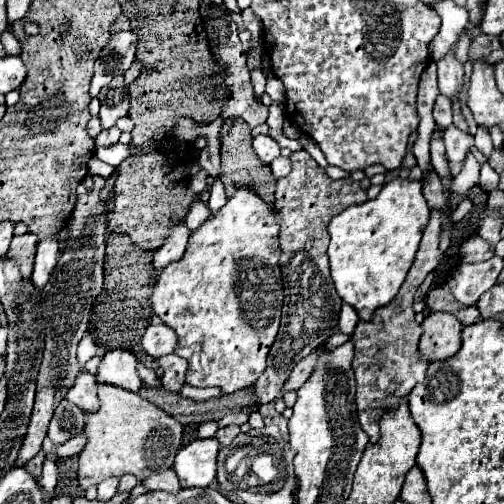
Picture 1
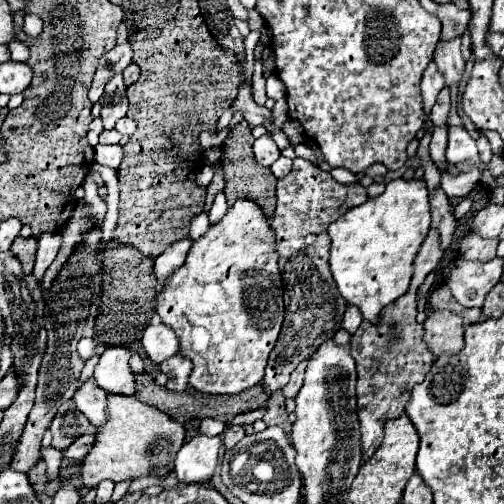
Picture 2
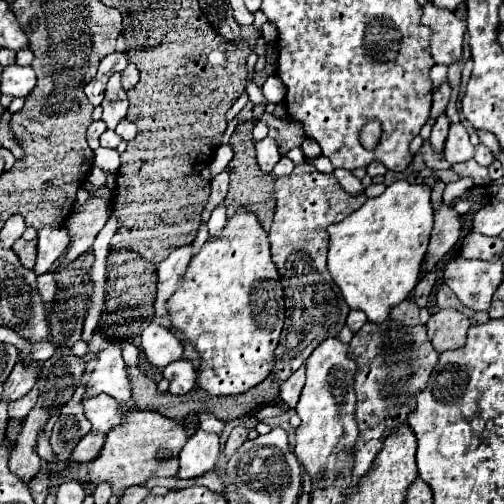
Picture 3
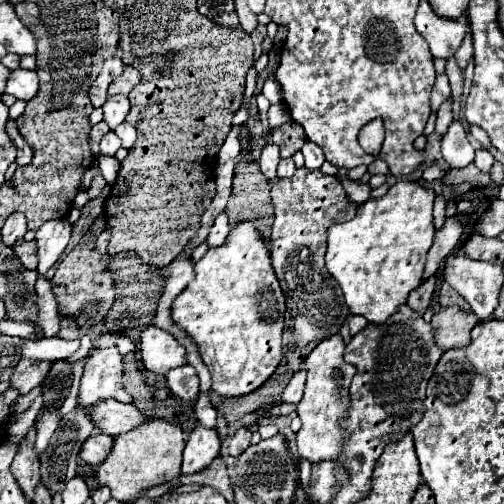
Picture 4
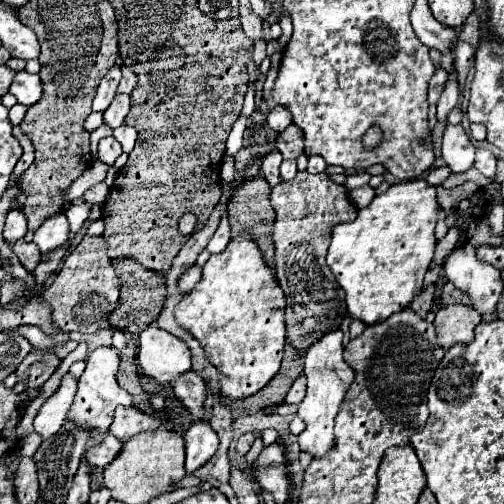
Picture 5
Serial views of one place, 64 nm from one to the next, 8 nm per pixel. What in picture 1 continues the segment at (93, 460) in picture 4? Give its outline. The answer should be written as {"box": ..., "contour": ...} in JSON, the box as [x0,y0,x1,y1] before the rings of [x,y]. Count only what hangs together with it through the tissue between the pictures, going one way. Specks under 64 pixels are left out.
{"box":[56,434,84,458],"contour":[[[78,434],[78,436],[70,438],[68,442],[60,444],[60,446],[56,448],[56,454],[58,454],[60,458],[68,458],[68,456],[76,456],[78,452],[82,452],[82,448],[84,448],[84,436]]]}

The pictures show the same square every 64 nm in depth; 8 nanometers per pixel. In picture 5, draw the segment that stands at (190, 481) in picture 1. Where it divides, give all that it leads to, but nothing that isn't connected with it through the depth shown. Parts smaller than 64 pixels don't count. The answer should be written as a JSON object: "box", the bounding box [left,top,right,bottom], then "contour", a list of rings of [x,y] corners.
{"box":[186,422,218,474],"contour":[[[194,422],[186,434],[186,474],[202,468],[218,450],[218,436],[208,422]]]}

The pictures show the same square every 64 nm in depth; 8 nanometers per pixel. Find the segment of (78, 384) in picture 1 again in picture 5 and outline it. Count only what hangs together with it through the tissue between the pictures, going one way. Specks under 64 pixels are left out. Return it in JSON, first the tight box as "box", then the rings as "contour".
{"box":[108,406,162,440],"contour":[[[118,406],[114,410],[114,422],[108,426],[108,432],[120,440],[128,438],[128,436],[134,436],[136,432],[142,432],[142,430],[154,430],[158,428],[162,422],[158,418],[152,418],[144,412],[140,412],[138,408],[130,406],[130,408],[124,408],[124,406]]]}

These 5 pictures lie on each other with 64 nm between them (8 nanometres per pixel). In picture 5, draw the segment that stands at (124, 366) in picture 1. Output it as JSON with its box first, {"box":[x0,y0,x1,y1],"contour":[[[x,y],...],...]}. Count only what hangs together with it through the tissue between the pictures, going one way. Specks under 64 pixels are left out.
{"box":[68,348,132,444],"contour":[[[96,348],[90,354],[90,360],[86,360],[86,370],[78,380],[78,392],[74,396],[72,408],[68,412],[68,418],[82,424],[84,428],[98,430],[96,436],[90,440],[90,444],[96,444],[102,440],[102,436],[108,432],[108,424],[112,422],[112,414],[116,406],[132,406],[132,396],[122,390],[116,382],[116,372],[120,366],[120,354],[116,348]]]}

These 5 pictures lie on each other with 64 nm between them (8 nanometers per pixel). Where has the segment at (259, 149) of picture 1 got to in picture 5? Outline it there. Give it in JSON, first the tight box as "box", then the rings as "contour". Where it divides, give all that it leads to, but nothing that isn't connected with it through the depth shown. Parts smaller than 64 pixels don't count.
{"box":[262,150,282,186],"contour":[[[272,150],[262,158],[262,176],[270,186],[276,186],[280,182],[280,172],[278,172],[280,162],[282,162],[282,154],[278,150]]]}

